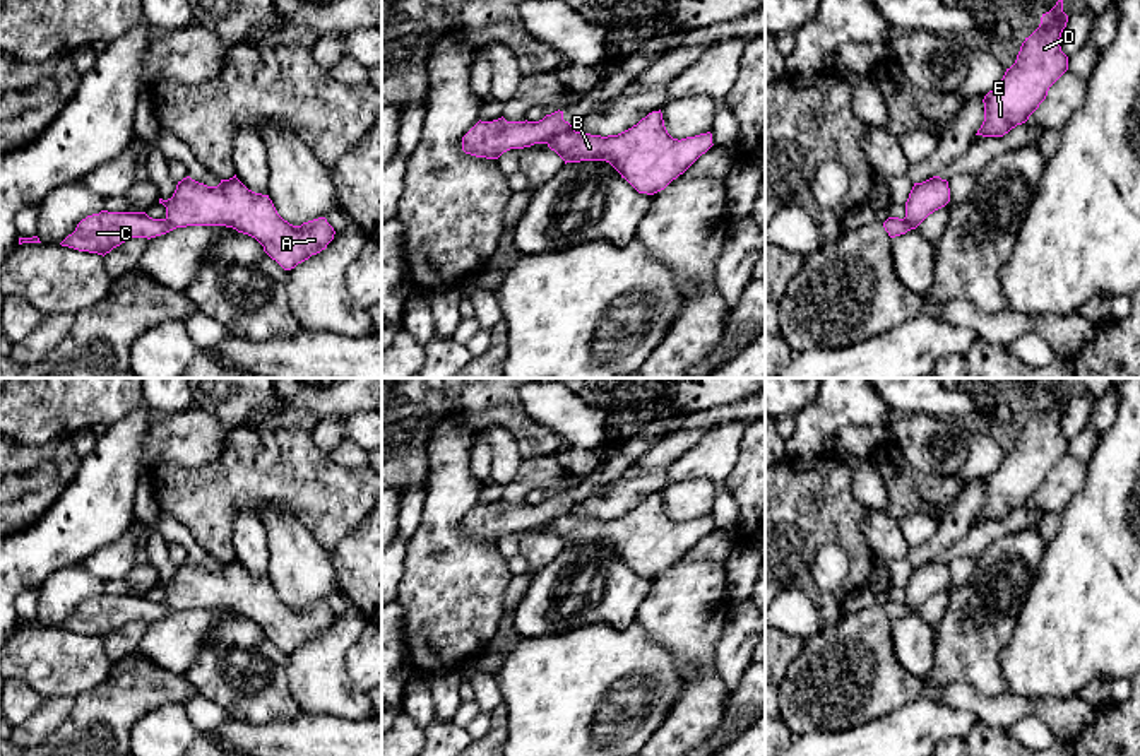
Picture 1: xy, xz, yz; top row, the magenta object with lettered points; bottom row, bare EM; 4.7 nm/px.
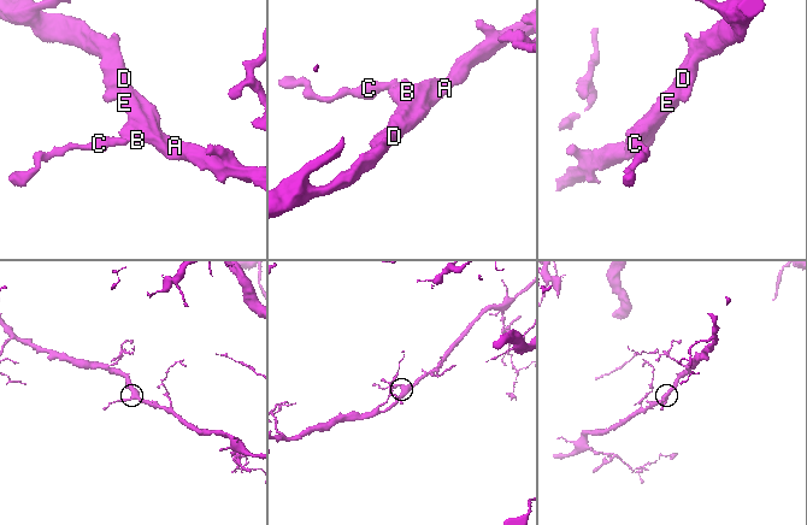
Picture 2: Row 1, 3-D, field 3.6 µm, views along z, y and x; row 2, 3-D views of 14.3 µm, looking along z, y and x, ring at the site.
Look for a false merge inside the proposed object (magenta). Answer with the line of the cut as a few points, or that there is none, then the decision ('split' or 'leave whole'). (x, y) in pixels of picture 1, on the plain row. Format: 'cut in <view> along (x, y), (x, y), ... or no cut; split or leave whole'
cut in xz along (570, 508), (546, 525); split

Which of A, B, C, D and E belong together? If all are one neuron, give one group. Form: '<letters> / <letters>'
A B D E / C

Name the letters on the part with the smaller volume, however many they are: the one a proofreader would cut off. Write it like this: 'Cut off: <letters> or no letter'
Cut off: C

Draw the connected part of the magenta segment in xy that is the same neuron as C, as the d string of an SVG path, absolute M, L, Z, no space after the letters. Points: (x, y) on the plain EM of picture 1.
M108 595L87 599L60 628L79 635L106 638L132 621L156 621L173 614L166 602L145 595Z

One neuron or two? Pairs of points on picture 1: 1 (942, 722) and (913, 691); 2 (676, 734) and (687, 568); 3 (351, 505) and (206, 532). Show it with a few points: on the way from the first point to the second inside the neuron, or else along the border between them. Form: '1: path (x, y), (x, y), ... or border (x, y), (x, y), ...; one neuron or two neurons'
1: border (921, 696), (884, 715); two neurons
2: path (694, 693), (694, 645), (687, 609); one neuron
3: path (314, 488), (255, 488), (242, 490), (237, 495); one neuron

